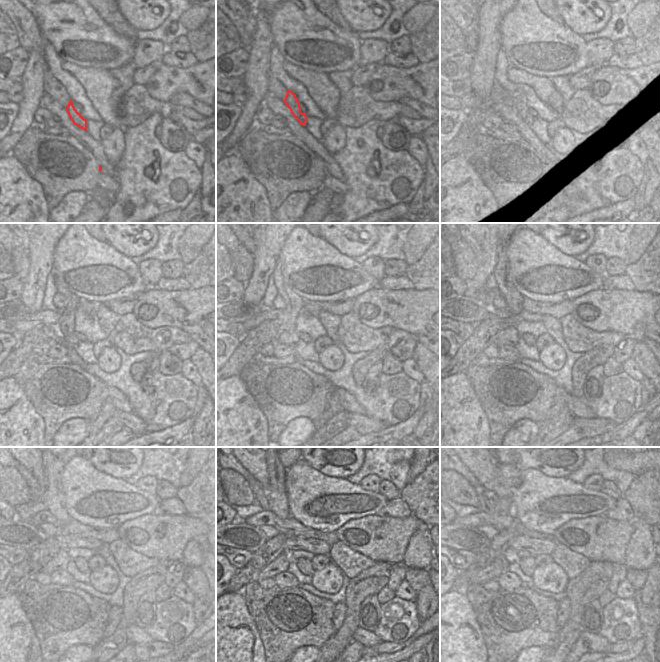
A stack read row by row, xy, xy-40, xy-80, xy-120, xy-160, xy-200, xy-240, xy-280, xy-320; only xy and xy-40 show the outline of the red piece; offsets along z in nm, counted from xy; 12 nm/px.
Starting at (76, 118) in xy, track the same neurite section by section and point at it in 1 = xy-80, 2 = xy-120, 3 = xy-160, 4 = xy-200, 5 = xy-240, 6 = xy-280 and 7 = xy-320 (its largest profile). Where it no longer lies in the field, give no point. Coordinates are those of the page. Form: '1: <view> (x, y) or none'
1: xy-80 (516, 101)
2: xy-120 (66, 324)
3: xy-160 (293, 303)
4: xy-200 (514, 300)
5: xy-240 (53, 467)
6: xy-280 (278, 504)
7: xy-320 (502, 505)

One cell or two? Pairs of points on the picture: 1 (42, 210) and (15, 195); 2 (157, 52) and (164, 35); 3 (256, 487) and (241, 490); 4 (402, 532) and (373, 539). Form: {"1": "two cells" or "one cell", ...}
{"1": "one cell", "2": "two cells", "3": "two cells", "4": "one cell"}

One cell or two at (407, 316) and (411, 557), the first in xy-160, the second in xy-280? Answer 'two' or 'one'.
two

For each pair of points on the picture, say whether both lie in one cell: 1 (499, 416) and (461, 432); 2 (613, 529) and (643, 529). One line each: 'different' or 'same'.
1: different
2: different

